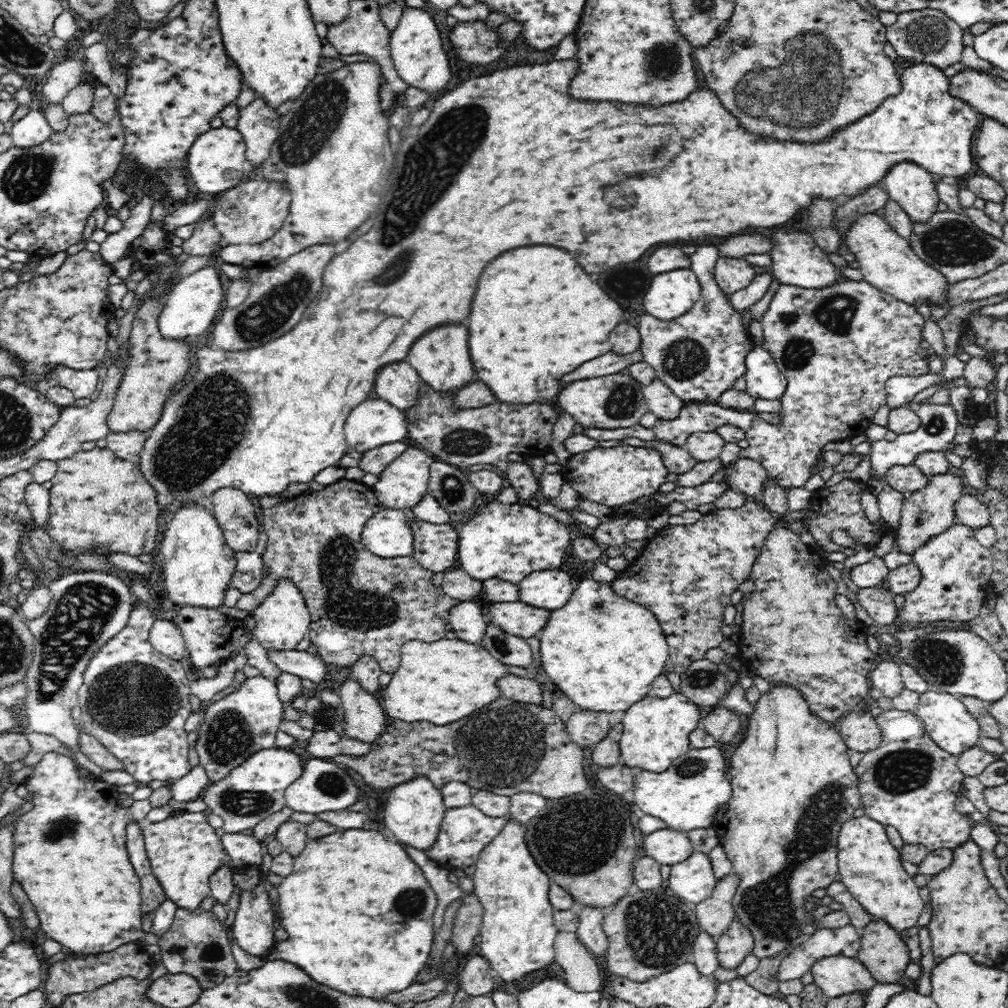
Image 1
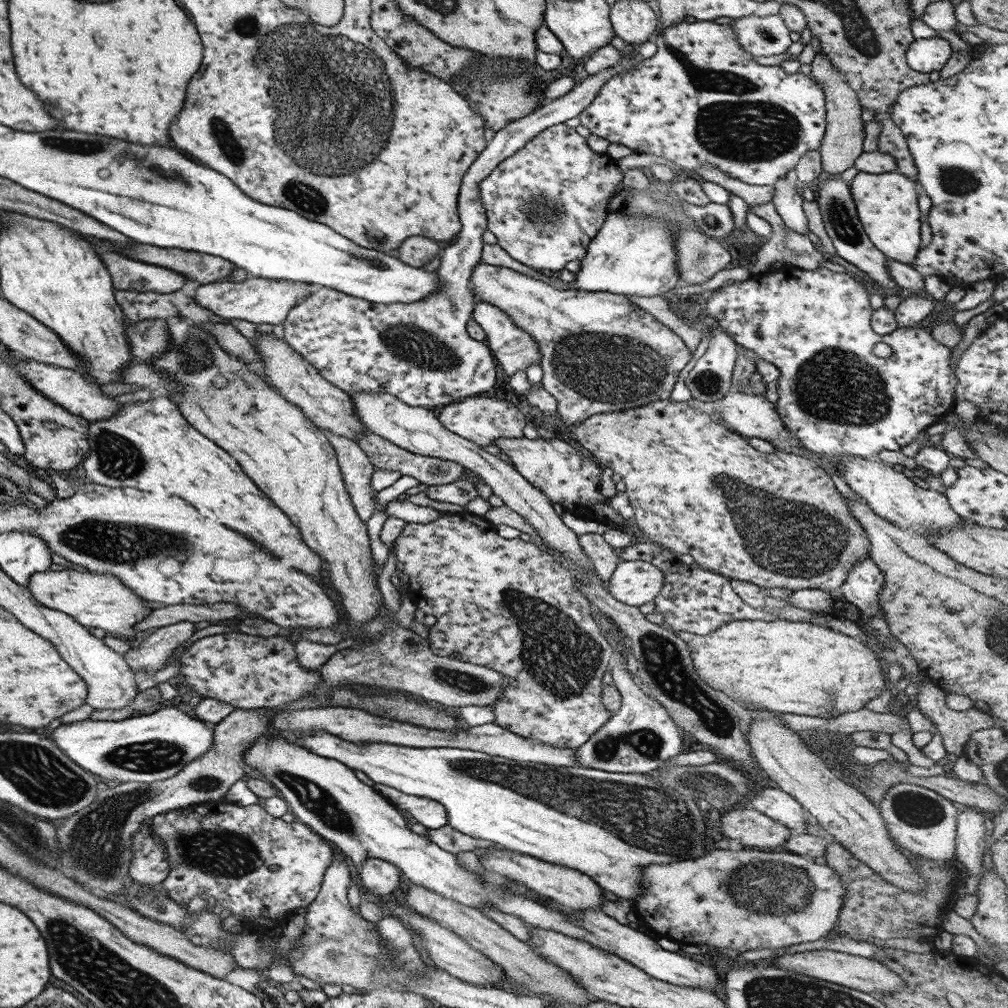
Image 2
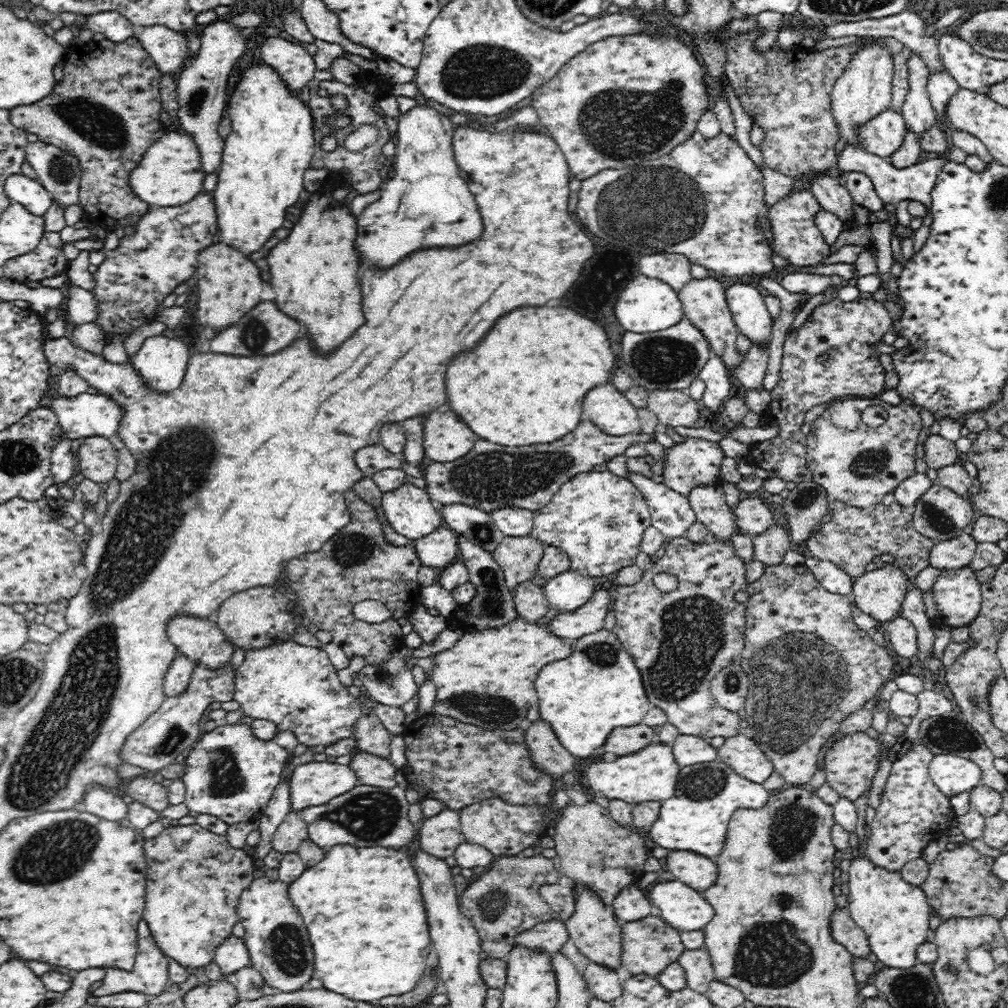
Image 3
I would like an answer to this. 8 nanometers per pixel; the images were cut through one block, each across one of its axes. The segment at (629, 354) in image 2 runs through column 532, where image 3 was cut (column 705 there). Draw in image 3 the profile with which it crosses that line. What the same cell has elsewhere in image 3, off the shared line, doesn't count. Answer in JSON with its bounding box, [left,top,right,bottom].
[677,277,747,378]

